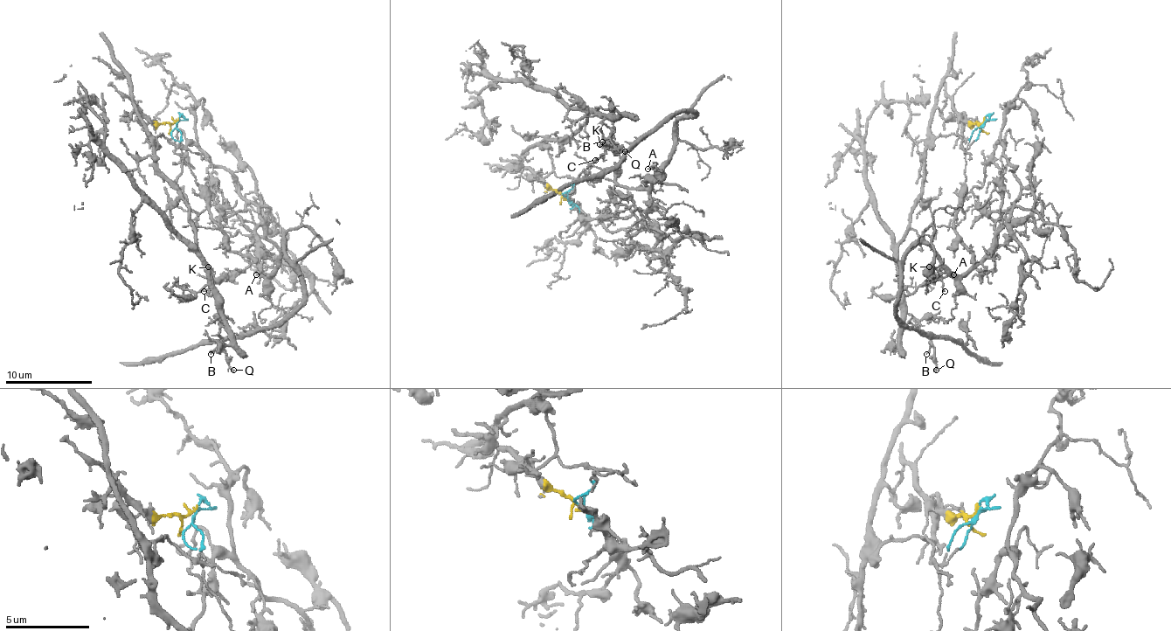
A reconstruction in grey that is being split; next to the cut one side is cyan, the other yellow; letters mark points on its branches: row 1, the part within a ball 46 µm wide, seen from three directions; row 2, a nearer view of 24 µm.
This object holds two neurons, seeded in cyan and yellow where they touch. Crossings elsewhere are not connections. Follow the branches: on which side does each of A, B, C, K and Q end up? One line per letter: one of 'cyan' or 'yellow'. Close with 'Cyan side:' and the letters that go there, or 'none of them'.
A: cyan
B: yellow
C: yellow
K: yellow
Q: yellow
Cyan side: A

